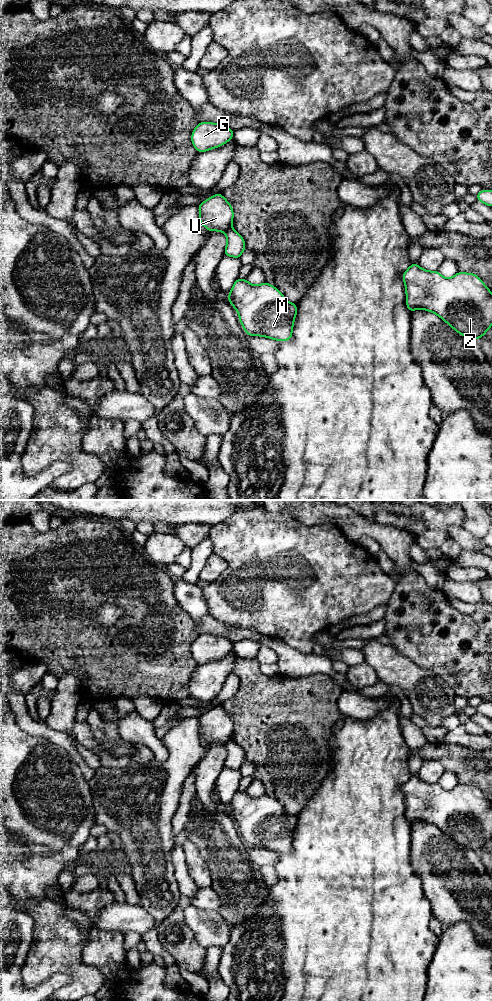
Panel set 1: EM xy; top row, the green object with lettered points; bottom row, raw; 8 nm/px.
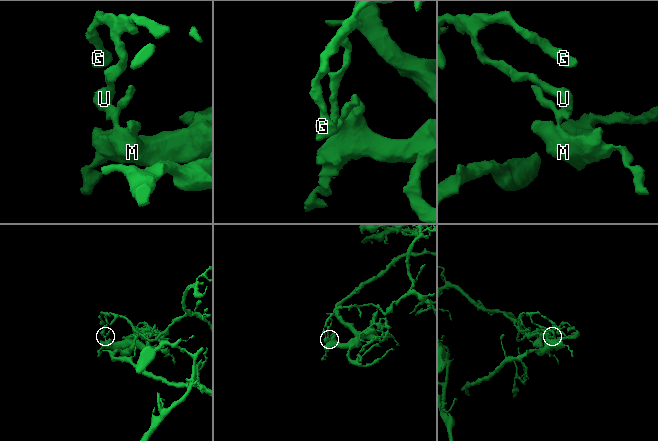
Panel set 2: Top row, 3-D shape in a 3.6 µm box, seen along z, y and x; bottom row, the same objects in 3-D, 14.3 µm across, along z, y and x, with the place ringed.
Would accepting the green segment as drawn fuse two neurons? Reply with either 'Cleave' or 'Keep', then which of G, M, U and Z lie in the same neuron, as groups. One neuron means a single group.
Cleave. Groups: G U / M Z

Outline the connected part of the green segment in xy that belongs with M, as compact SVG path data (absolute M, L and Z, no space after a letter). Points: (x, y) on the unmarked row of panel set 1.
M237 790L227 811L237 822L246 847L292 851L297 816L288 814L271 796L251 797L247 791Z

